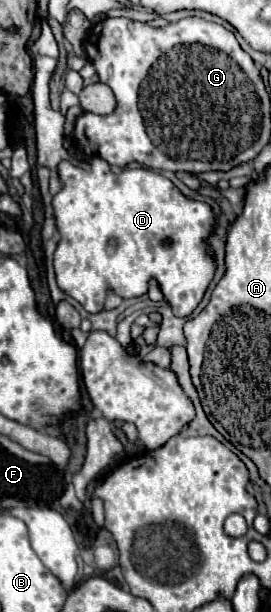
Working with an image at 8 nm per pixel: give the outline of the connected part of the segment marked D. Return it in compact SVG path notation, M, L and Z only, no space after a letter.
M94 158L90 162L90 170L62 160L58 164L58 176L62 190L52 196L56 228L60 232L60 246L54 252L58 288L80 302L86 312L98 314L104 308L106 292L112 290L120 298L140 298L146 296L148 282L156 280L174 314L178 318L190 316L204 298L216 272L216 258L214 254L208 254L208 238L216 228L212 206L186 198L158 172L146 168L112 172L104 158Z

